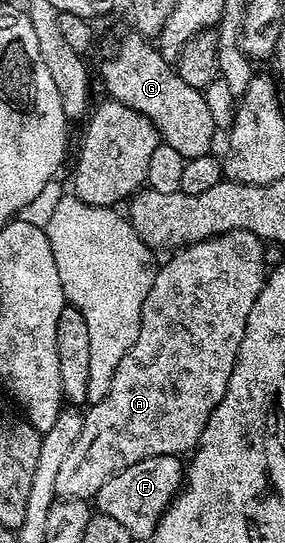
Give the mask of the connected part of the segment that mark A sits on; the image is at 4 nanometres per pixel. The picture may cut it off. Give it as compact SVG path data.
M231 230L177 249L171 255L173 258L157 269L154 284L142 304L138 340L134 340L118 368L114 368L110 392L87 407L82 432L78 432L70 452L66 452L58 467L58 477L54 480L57 499L95 499L106 480L118 476L130 464L138 464L138 460L163 454L184 456L195 450L214 408L218 408L226 392L226 384L230 384L238 348L242 348L242 336L246 336L250 308L254 308L254 300L258 300L258 292L264 287L264 249L265 243L254 232Z

